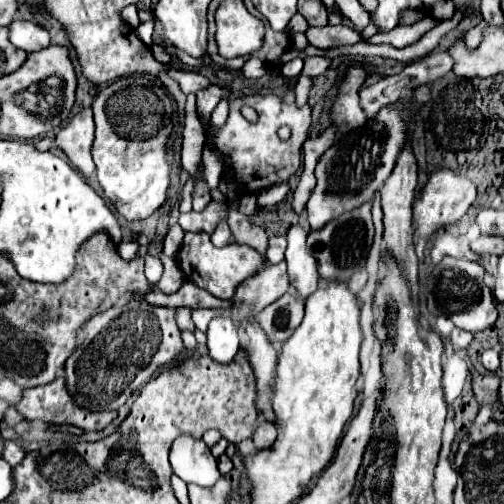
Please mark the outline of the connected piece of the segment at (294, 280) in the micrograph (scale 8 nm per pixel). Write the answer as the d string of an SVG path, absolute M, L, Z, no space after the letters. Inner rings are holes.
M291 226L287 232L287 252L285 252L285 262L289 270L289 280L295 292L313 292L317 288L317 262L315 258L307 252L305 246L307 232L303 226Z

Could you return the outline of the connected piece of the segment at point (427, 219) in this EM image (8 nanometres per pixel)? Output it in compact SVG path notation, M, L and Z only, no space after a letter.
M439 168L429 176L427 186L421 192L421 198L413 206L413 222L417 222L415 242L419 238L429 238L437 228L457 222L477 198L477 186L463 174L457 174L451 168Z

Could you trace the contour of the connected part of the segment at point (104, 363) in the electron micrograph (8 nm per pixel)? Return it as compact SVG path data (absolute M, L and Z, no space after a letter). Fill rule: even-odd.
M125 300L125 304L93 314L83 324L85 336L65 362L67 390L75 404L91 412L119 410L147 380L173 366L185 352L175 318L177 310L151 306L145 300Z

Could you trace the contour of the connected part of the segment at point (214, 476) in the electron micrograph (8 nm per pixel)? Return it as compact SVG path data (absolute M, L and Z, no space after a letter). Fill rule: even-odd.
M181 436L171 446L169 454L173 472L185 484L199 484L211 488L219 478L217 460L213 458L209 446L203 440L193 440L191 436Z

